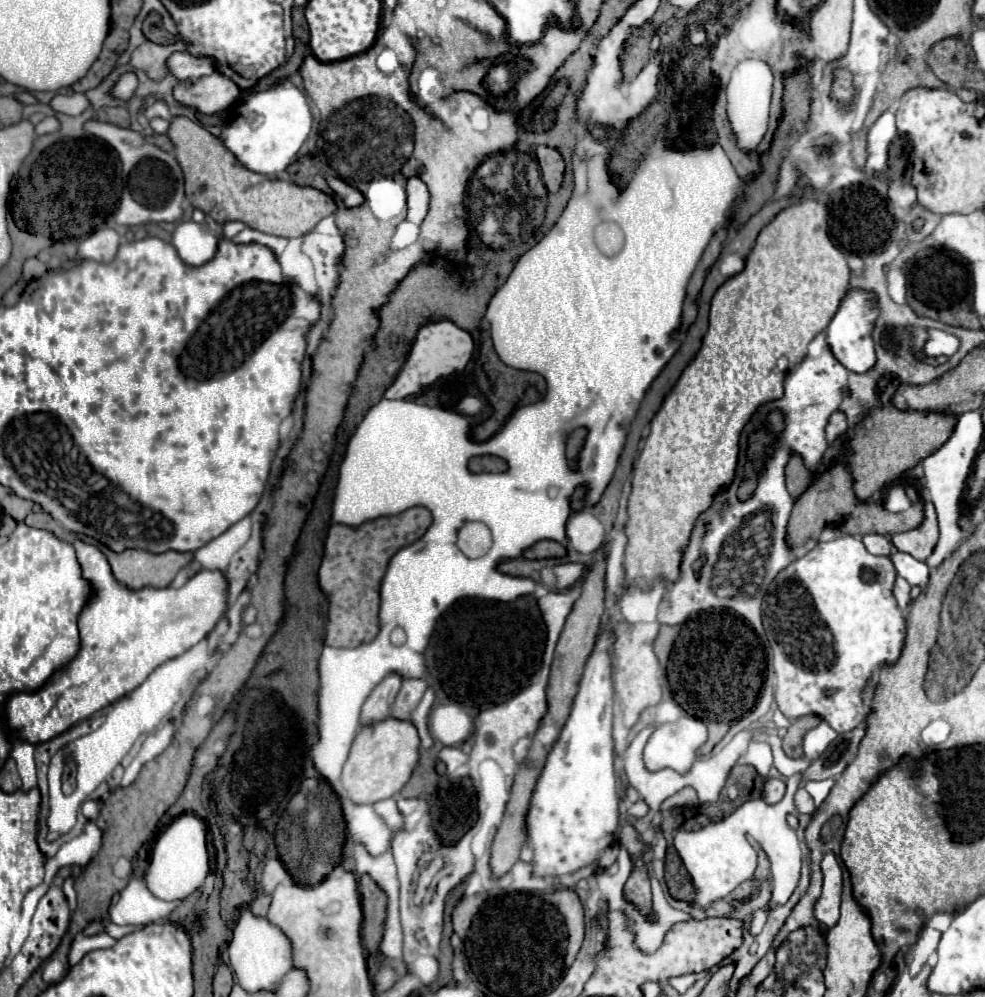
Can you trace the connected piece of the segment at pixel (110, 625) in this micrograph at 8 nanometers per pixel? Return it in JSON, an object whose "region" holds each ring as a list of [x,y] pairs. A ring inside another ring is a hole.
{"region":[[[81,539],[73,543],[79,563],[83,567],[83,575],[91,581],[93,585],[93,597],[89,605],[81,611],[79,615],[79,633],[81,633],[81,649],[77,657],[57,671],[51,681],[39,689],[37,693],[15,693],[9,697],[5,705],[5,721],[7,727],[11,729],[13,735],[19,735],[19,739],[31,741],[31,743],[43,743],[49,741],[63,731],[67,731],[73,723],[83,721],[91,717],[93,713],[101,711],[103,707],[119,701],[123,695],[131,693],[135,687],[139,687],[151,671],[155,671],[161,663],[183,655],[187,649],[197,645],[201,639],[205,639],[211,629],[217,625],[217,621],[225,615],[227,611],[227,591],[229,583],[225,579],[223,571],[211,571],[211,569],[201,569],[189,581],[179,587],[143,587],[143,589],[129,589],[123,583],[119,583],[111,567],[107,563],[107,557],[97,549],[95,545],[89,545]]]}

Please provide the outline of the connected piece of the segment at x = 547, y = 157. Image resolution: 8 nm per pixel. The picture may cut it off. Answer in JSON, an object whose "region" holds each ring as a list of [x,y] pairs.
{"region":[[[535,147],[539,165],[541,165],[541,175],[545,181],[545,187],[549,193],[557,193],[557,189],[561,187],[561,179],[563,179],[563,171],[565,171],[565,161],[561,157],[561,153],[557,149],[551,147]]]}

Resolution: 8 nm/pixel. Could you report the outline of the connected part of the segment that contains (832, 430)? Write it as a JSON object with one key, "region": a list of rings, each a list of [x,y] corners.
{"region":[[[841,411],[833,413],[833,415],[831,415],[831,419],[829,419],[829,423],[827,423],[827,441],[831,443],[831,441],[839,439],[841,435],[845,435],[845,431],[847,431],[845,415],[843,415]]]}

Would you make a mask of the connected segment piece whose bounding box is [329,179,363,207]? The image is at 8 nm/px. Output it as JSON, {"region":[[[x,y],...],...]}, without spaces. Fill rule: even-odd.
{"region":[[[329,179],[329,185],[331,185],[331,189],[343,199],[343,203],[345,203],[347,207],[351,207],[351,205],[361,205],[361,203],[363,203],[363,195],[361,195],[357,189],[349,187],[347,183],[343,183],[343,181],[339,181],[339,179]]]}

